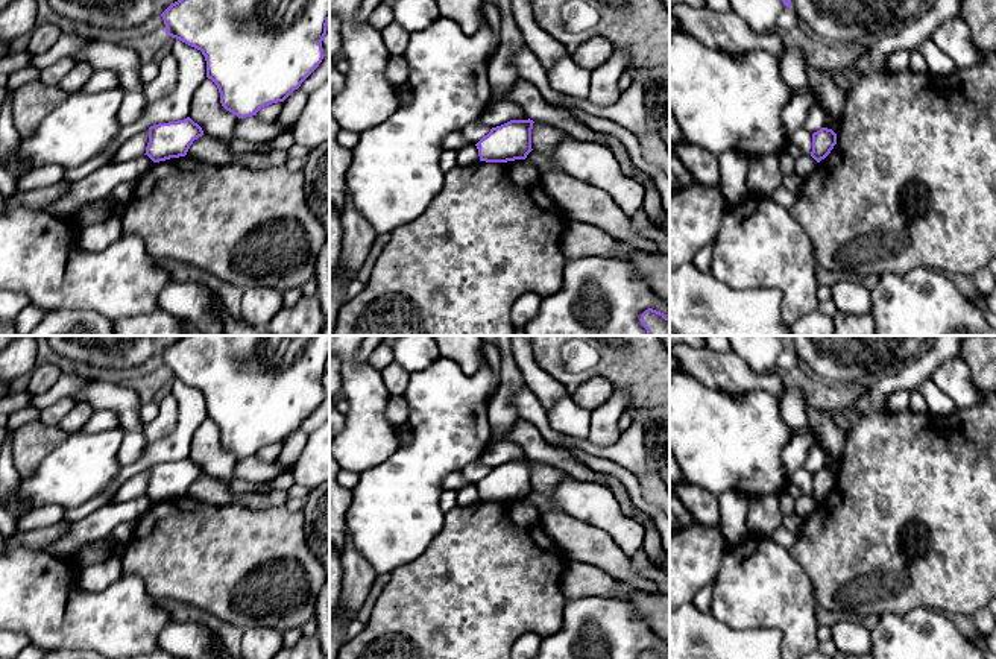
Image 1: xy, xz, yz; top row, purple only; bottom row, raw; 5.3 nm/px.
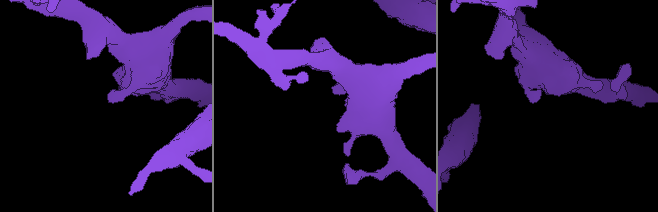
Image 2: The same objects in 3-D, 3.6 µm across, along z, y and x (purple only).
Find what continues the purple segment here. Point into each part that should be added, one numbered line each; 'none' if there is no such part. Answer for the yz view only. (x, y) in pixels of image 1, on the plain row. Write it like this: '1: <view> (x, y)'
none

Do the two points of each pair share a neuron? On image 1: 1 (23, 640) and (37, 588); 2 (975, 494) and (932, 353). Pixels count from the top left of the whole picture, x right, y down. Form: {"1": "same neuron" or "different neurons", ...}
{"1": "different neurons", "2": "different neurons"}

